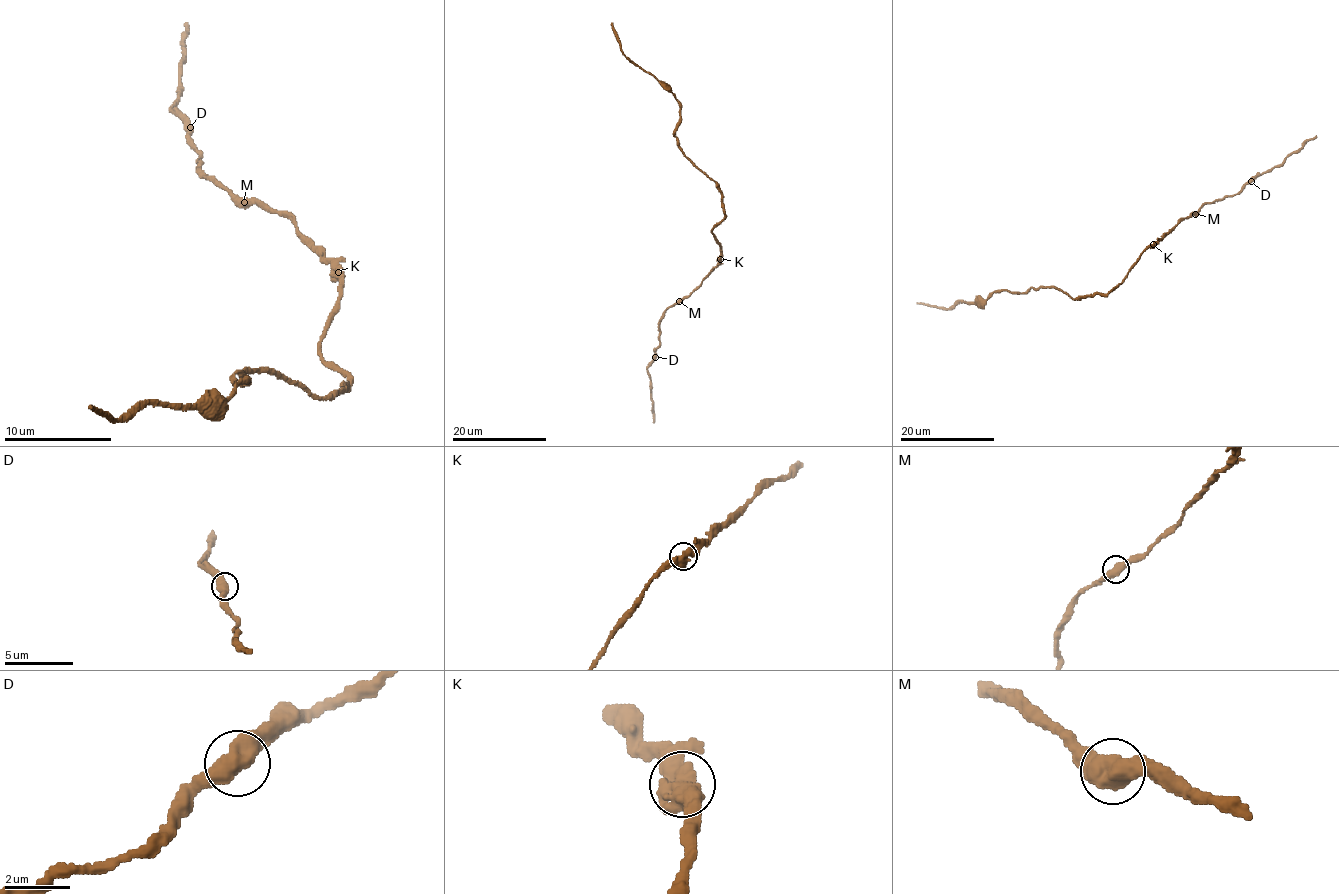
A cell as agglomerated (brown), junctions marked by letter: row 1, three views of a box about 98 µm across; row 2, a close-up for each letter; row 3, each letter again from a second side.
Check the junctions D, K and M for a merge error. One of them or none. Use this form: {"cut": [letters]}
{"cut": []}

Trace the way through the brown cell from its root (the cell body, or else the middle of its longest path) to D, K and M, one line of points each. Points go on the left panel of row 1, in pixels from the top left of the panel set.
D: (319, 353), (328, 315), (338, 299), (338, 270), (287, 216), (236, 200), (209, 178), (198, 167), (190, 127)
K: (319, 353), (319, 340), (325, 332), (328, 315), (338, 299), (338, 272)
M: (319, 353), (328, 315), (338, 299), (338, 270), (287, 216), (244, 202)

